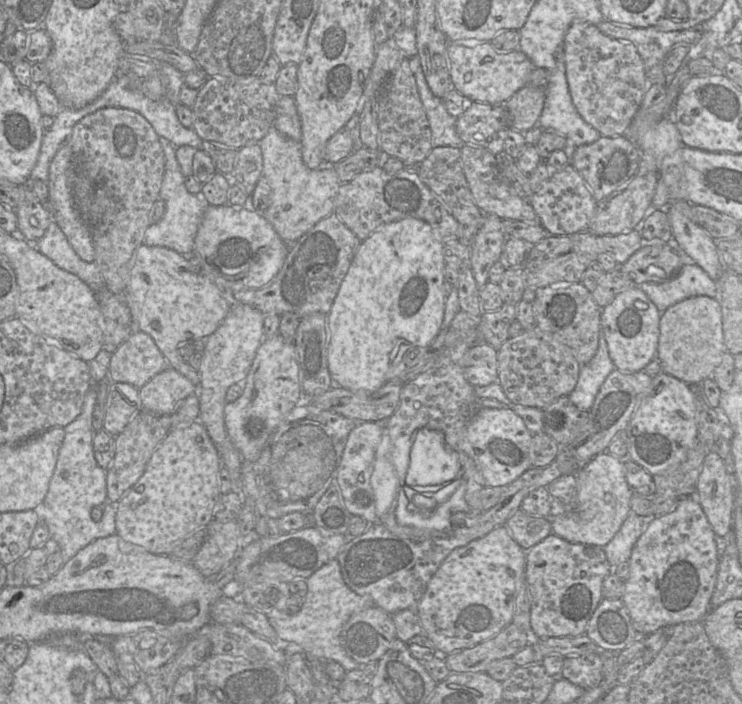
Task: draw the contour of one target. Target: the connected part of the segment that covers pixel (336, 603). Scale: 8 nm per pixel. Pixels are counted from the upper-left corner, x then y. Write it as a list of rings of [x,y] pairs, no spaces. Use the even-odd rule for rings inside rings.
[[[338,560],[325,563],[306,579],[307,594],[301,609],[284,616],[268,616],[271,626],[277,633],[282,648],[287,653],[291,650],[302,651],[308,658],[333,660],[346,671],[362,667],[351,658],[341,643],[341,632],[345,623],[357,612],[375,606],[370,596],[359,595],[345,583]]]

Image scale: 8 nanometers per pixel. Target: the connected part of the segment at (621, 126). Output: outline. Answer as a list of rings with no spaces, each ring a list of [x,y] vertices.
[[[573,21],[564,37],[564,56],[570,95],[580,116],[601,136],[624,135],[648,90],[643,60],[636,47],[603,34],[592,23]]]

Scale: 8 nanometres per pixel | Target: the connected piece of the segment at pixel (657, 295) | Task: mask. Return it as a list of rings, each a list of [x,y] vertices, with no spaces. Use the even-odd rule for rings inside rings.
[[[683,264],[671,278],[638,285],[660,313],[670,306],[693,296],[718,298],[716,282],[697,264]]]

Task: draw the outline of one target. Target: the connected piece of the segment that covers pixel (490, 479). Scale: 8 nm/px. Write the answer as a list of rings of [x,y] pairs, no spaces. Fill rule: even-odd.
[[[479,408],[463,430],[463,452],[475,465],[475,481],[482,487],[505,487],[532,467],[529,459],[532,434],[523,419],[509,408]]]

